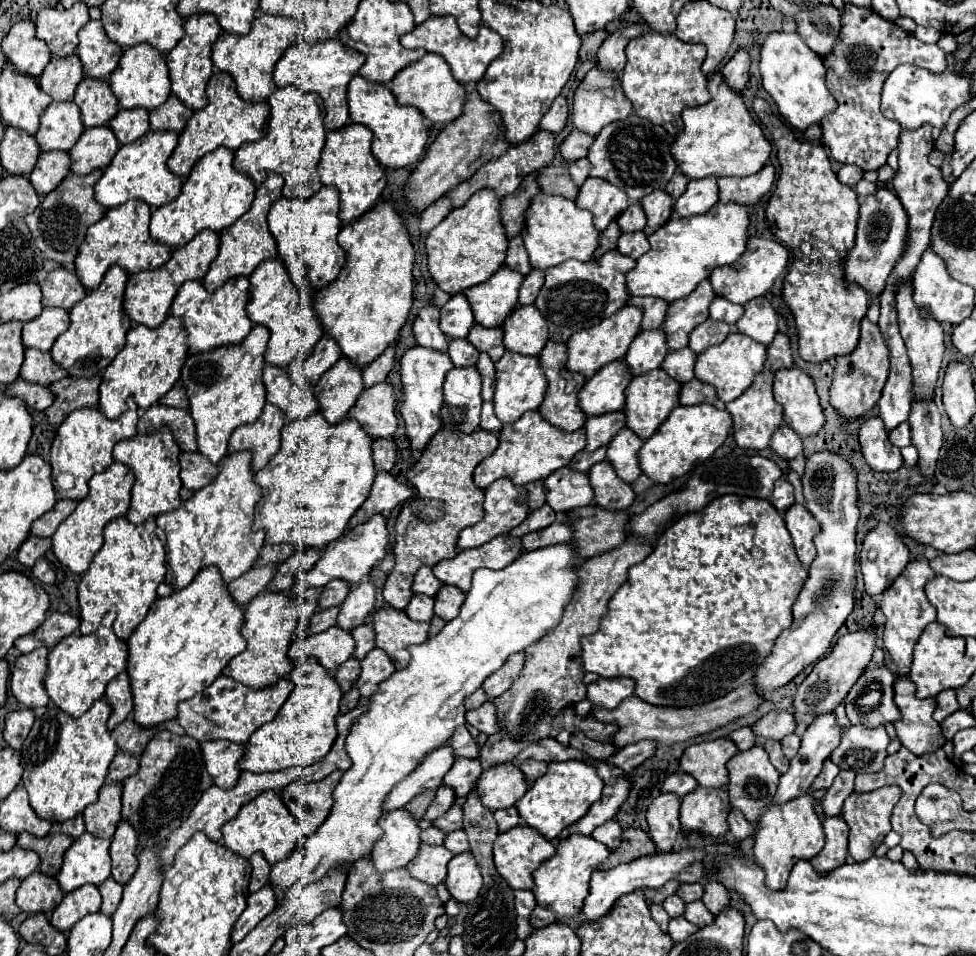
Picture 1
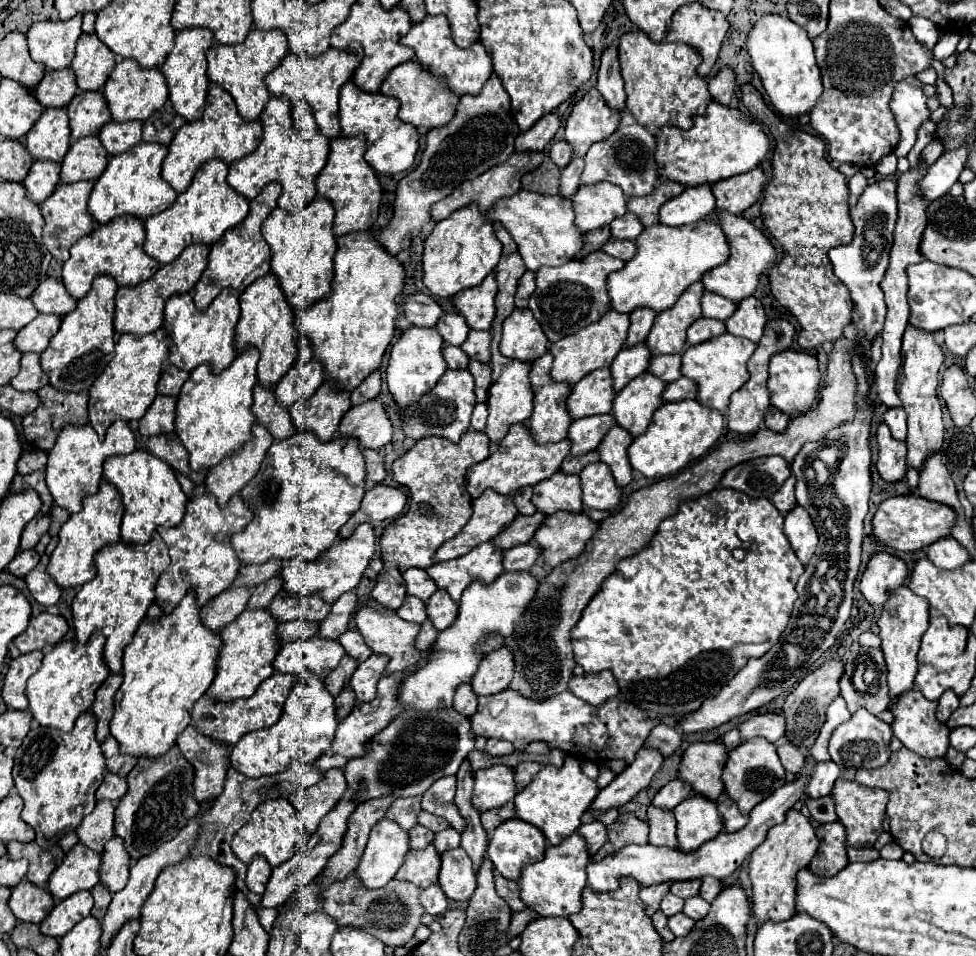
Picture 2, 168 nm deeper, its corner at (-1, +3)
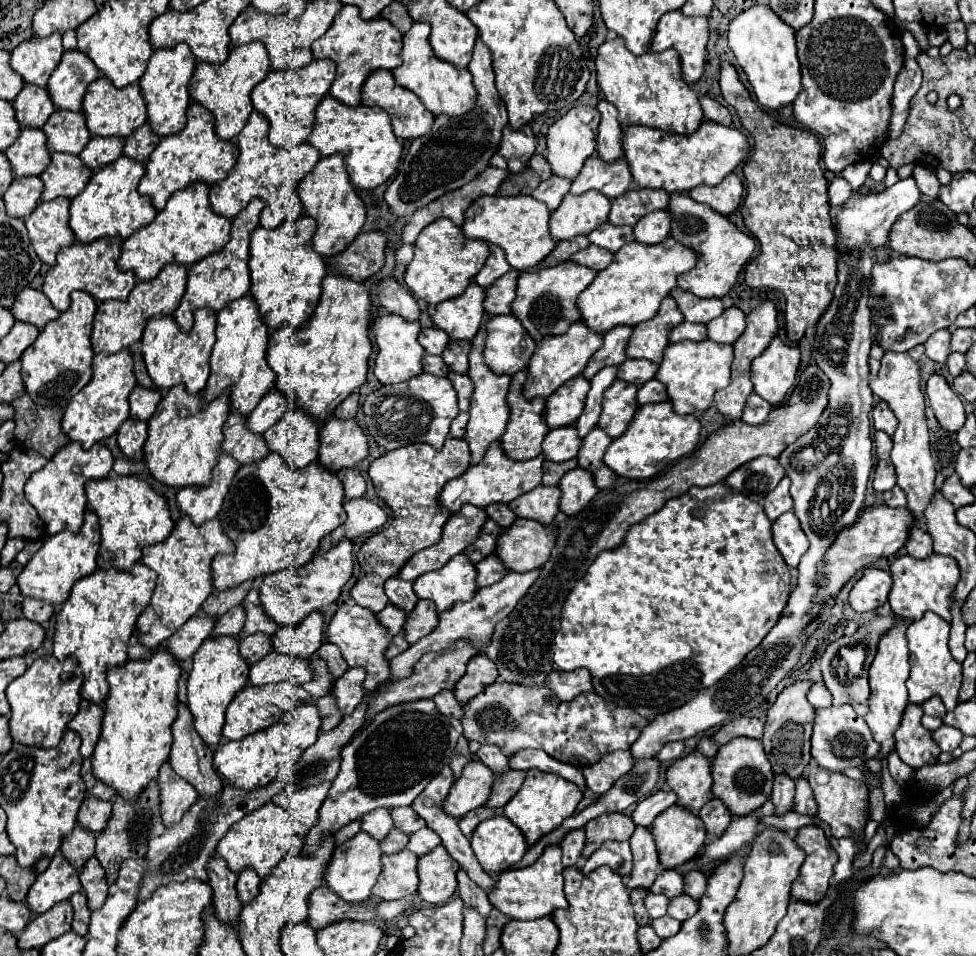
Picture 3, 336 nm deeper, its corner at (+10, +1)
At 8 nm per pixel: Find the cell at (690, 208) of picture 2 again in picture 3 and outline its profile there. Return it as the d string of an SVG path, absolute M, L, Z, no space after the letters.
M653 211L649 215L645 215L643 219L639 219L639 223L633 227L633 235L635 241L645 243L645 245L657 245L667 237L669 231L669 211Z

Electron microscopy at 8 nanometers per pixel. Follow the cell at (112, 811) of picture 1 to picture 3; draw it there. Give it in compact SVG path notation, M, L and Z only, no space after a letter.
M75 827L73 833L65 837L61 855L67 857L67 861L73 863L77 871L81 871L81 867L95 855L95 837L97 835L93 835L91 831L83 827Z

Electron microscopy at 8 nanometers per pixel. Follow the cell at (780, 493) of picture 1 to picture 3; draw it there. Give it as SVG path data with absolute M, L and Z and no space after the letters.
M783 477L781 483L767 495L765 499L765 513L771 521L775 521L779 515L793 511L793 499L789 495L789 479Z

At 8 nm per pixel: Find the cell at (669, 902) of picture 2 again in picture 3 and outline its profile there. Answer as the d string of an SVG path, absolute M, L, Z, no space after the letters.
M649 893L645 897L645 907L649 911L649 917L651 919L657 919L657 917L663 917L665 911L667 911L667 905L669 905L669 899L665 895L655 895L655 893Z

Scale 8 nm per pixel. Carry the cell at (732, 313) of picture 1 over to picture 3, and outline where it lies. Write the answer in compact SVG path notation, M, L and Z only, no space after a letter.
M675 287L669 293L669 297L673 297L677 301L677 307L683 313L683 317L693 323L705 325L725 311L725 305L721 299L701 299L701 297L691 295L689 291L679 289L679 287Z

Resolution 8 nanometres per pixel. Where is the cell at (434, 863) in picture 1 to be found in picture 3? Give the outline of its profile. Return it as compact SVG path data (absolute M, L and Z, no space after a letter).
M403 849L381 859L383 871L373 887L373 897L381 901L397 901L417 891L417 855Z

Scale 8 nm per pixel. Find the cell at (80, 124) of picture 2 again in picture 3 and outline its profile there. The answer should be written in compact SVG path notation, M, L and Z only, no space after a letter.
M53 111L43 125L43 133L47 135L47 147L51 153L79 155L91 139L83 113L73 111Z

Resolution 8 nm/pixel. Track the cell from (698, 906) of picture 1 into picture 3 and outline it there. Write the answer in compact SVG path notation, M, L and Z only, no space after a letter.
M679 895L675 899L671 899L667 915L675 917L677 921L685 921L689 917L693 917L697 913L697 901L691 899L689 895Z

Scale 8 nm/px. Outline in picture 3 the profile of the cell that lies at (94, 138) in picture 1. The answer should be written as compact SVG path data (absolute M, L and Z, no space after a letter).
M53 153L49 167L39 175L43 181L41 201L51 201L57 197L77 197L89 183L91 175L91 169L83 167L77 155Z

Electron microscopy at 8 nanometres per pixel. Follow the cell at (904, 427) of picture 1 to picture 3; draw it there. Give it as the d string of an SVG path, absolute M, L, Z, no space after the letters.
M879 401L879 403L875 405L875 409L873 409L873 425L875 425L875 429L885 431L887 435L893 435L893 433L895 433L895 429L897 429L897 419L895 419L895 415L893 415L893 411L889 409L887 403Z

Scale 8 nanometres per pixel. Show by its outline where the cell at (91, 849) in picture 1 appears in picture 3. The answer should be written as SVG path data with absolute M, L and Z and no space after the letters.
M55 853L45 873L37 875L25 901L27 907L39 915L49 911L55 903L69 899L77 891L81 891L77 869L61 853Z

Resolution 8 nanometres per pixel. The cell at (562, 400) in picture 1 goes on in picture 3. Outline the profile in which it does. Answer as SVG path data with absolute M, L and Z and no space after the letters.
M519 371L511 377L511 385L509 385L509 393L507 393L507 405L511 409L511 415L509 415L507 429L505 429L503 437L499 439L505 455L513 461L527 461L527 459L541 455L541 443L549 431L549 427L545 423L545 399L535 397L533 401L527 401L521 395L521 387L523 387L525 379L527 379L525 371Z

